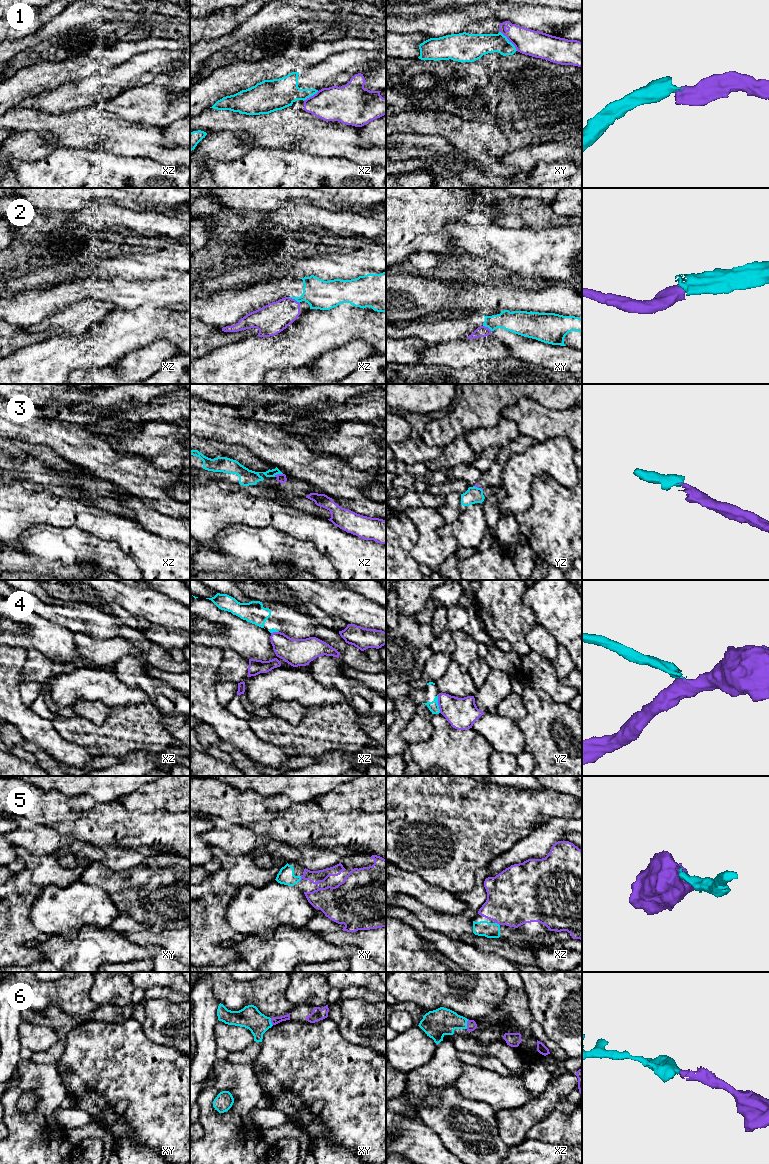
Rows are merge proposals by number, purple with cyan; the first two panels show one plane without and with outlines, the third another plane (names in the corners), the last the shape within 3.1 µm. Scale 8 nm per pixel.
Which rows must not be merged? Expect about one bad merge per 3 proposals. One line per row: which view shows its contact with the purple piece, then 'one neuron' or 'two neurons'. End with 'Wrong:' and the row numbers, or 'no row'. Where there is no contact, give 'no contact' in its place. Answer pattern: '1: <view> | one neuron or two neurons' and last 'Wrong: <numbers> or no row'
1: xy | two neurons
2: xz | two neurons
3: xz | two neurons
4: yz | two neurons
5: xy | one neuron
6: xz | one neuron
Wrong: 1, 2, 3, 4

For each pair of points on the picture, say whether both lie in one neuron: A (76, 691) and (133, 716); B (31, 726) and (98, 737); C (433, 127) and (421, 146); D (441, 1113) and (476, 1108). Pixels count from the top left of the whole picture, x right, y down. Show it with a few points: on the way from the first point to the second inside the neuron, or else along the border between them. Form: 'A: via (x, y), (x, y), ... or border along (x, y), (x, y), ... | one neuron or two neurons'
A: border along (134, 703), (111, 707) | two neurons
B: border along (50, 721), (53, 728), (64, 739), (76, 743) | two neurons
C: border along (405, 132), (436, 134), (442, 136), (450, 143) | two neurons
D: via (450, 1106), (453, 1104), (467, 1108) | one neuron

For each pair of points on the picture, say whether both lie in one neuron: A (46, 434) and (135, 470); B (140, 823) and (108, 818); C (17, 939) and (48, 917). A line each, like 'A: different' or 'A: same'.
A: same
B: same
C: different

